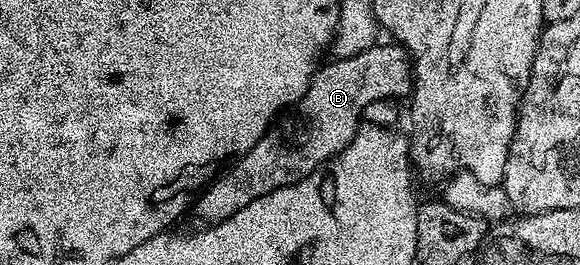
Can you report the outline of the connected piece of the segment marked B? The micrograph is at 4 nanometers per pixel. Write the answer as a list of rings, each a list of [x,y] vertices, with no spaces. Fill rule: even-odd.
[[[377,43],[372,49],[361,51],[356,57],[341,57],[331,59],[328,65],[327,62],[320,64],[315,74],[311,76],[305,95],[297,102],[299,122],[288,133],[264,132],[263,138],[249,152],[234,158],[232,165],[202,190],[193,205],[193,213],[195,209],[196,215],[203,220],[200,222],[215,224],[224,221],[241,207],[249,207],[253,199],[261,199],[261,195],[269,195],[274,189],[280,189],[286,185],[296,185],[298,181],[309,176],[314,169],[319,168],[320,165],[326,165],[332,157],[339,156],[339,152],[355,137],[365,107],[368,107],[369,103],[387,98],[410,98],[413,88],[412,58],[402,45],[390,44]]]

